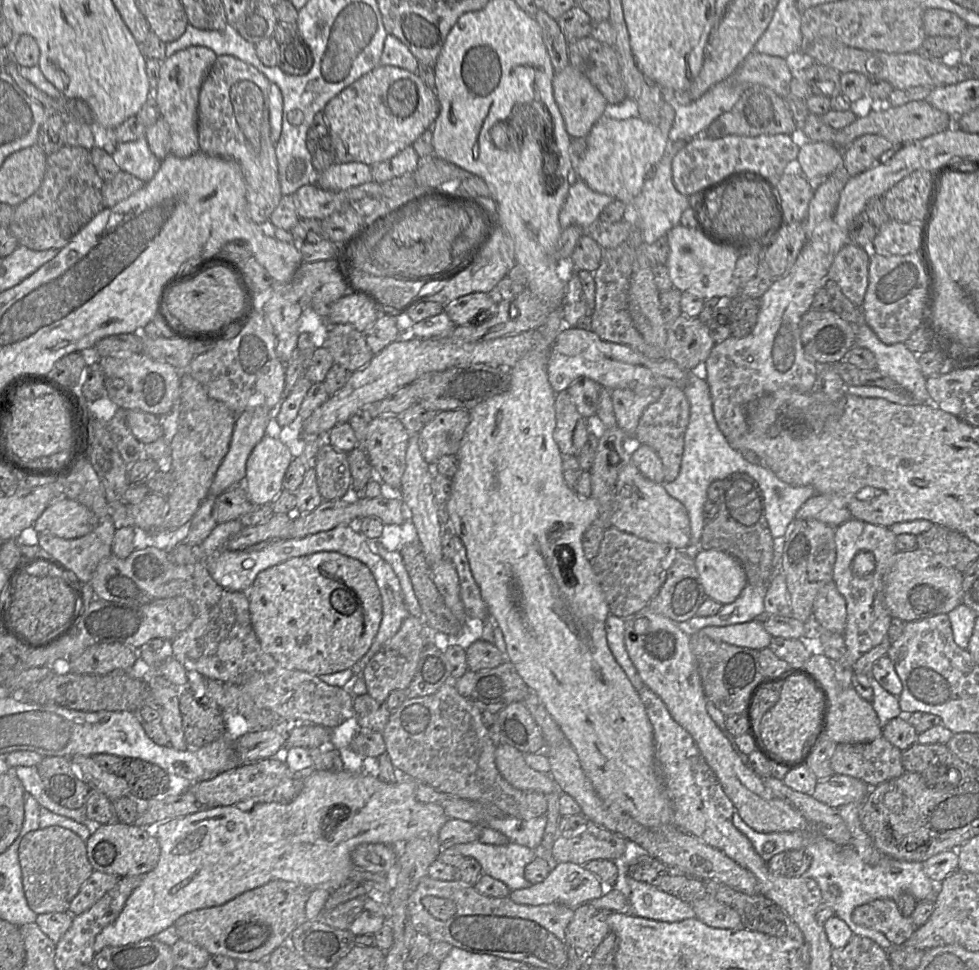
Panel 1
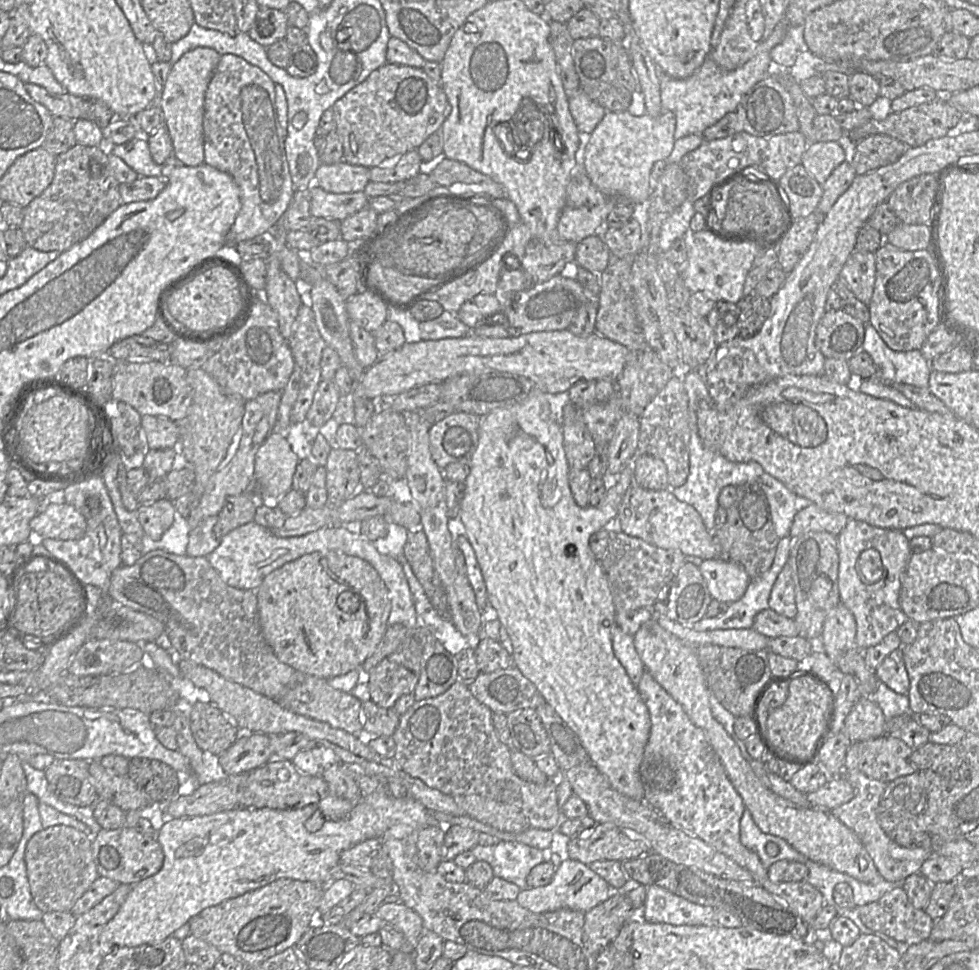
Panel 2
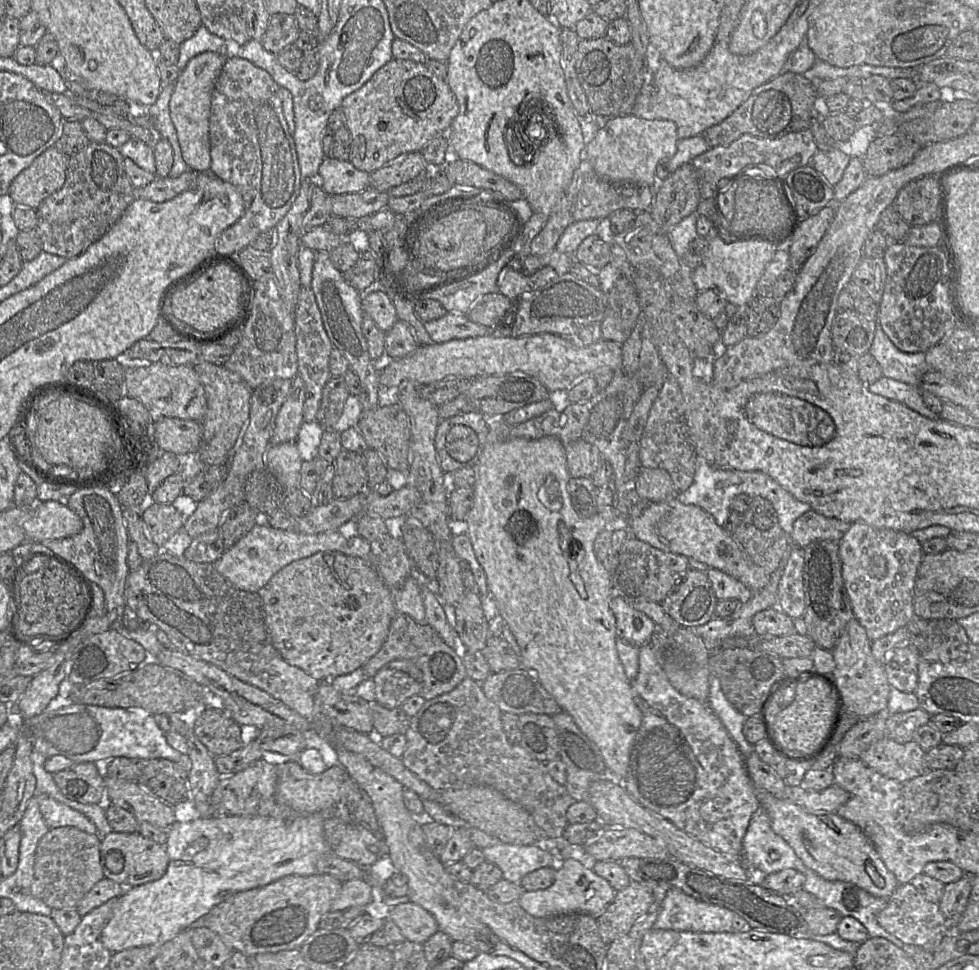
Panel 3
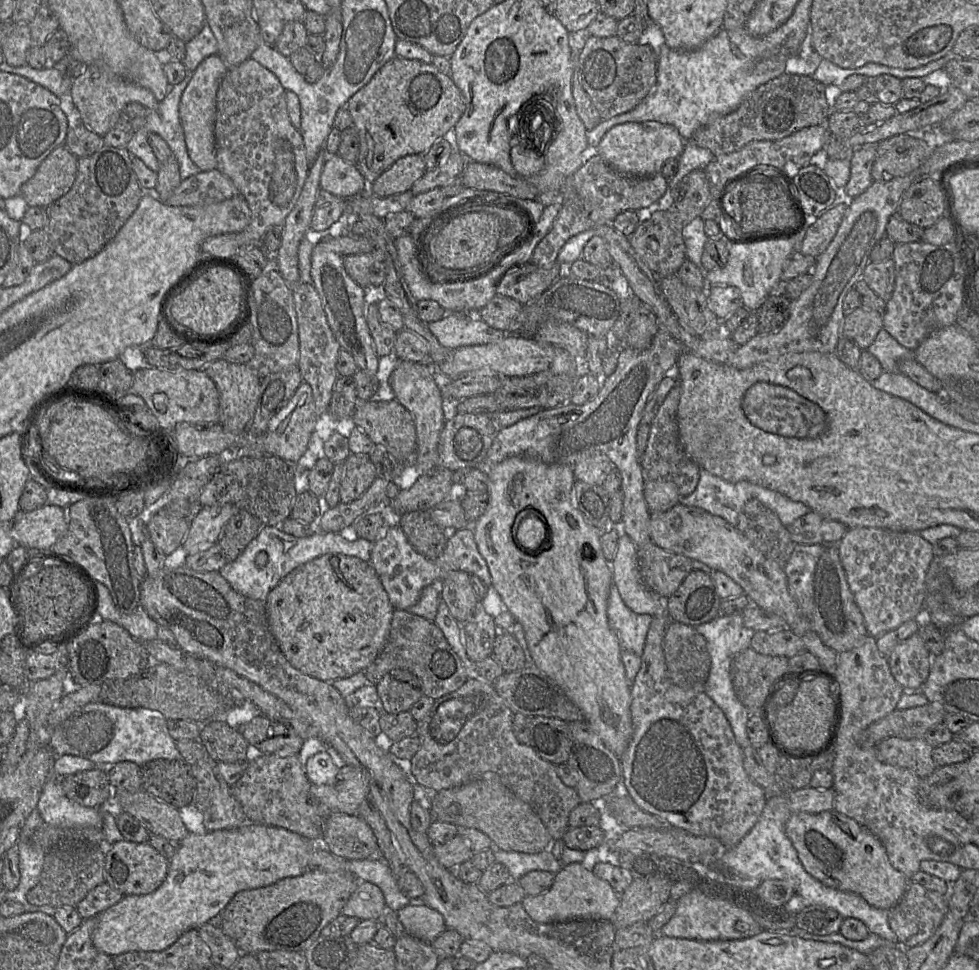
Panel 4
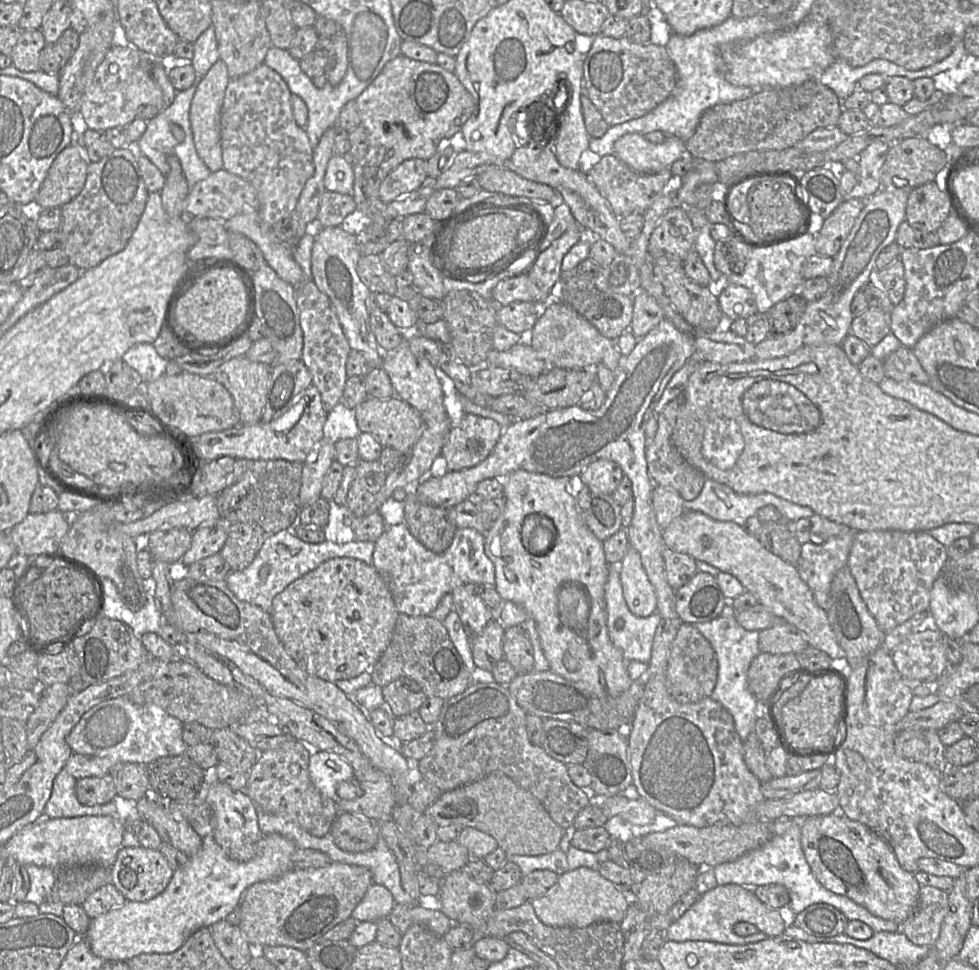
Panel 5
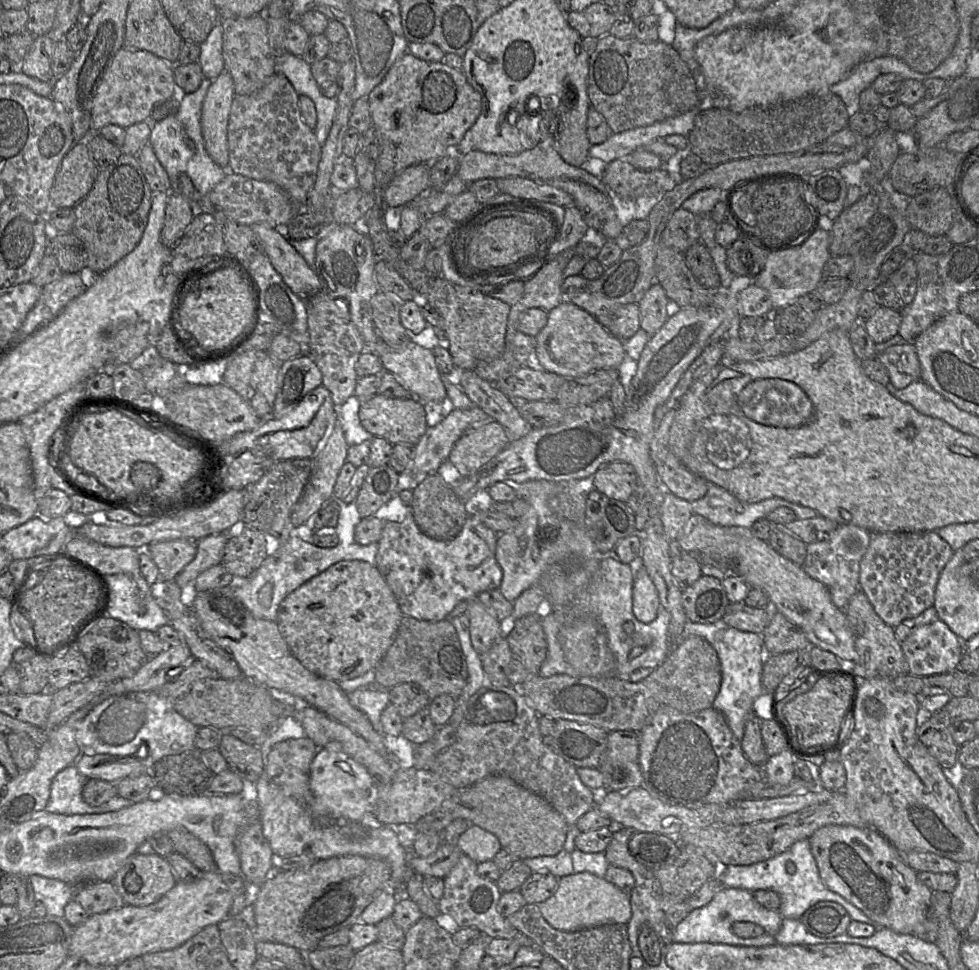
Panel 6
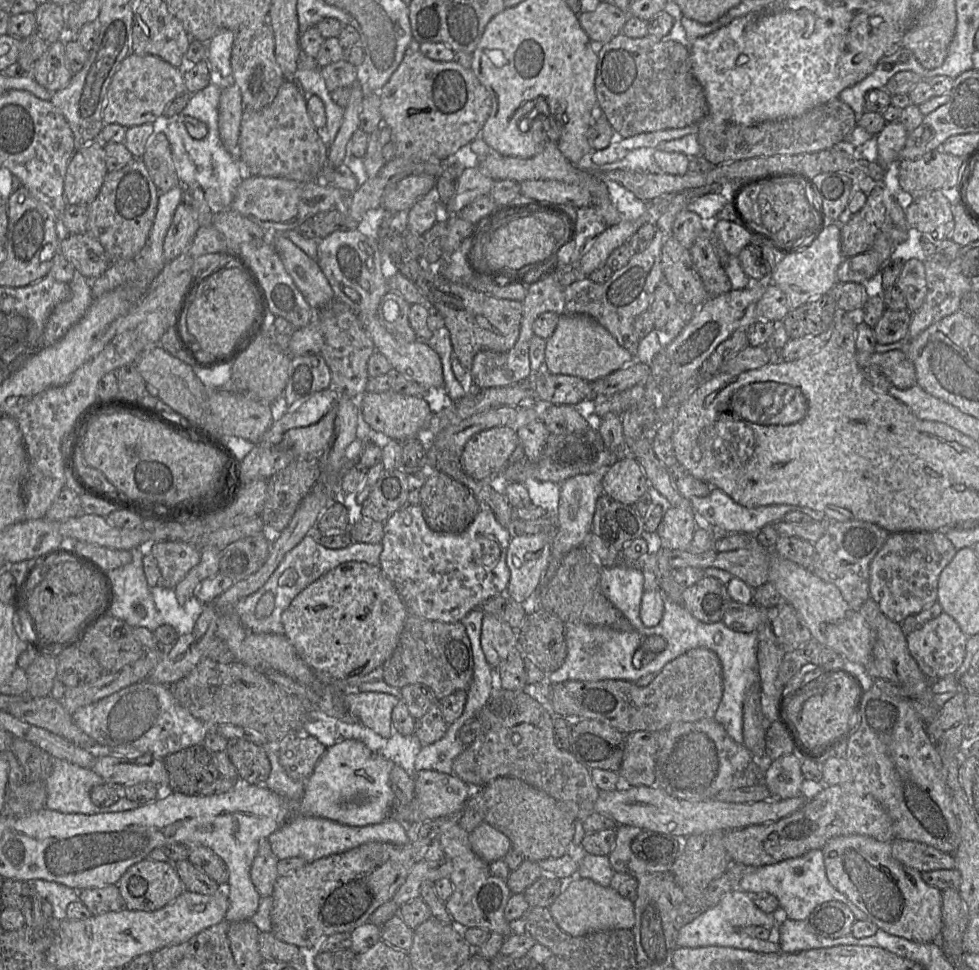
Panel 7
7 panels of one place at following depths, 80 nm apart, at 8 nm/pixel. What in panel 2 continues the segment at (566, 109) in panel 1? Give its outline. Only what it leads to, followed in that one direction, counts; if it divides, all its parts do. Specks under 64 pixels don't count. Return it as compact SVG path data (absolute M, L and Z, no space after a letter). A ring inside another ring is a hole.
M579 90L568 97L569 110L579 133L591 134L605 115L606 110L591 100L583 91Z

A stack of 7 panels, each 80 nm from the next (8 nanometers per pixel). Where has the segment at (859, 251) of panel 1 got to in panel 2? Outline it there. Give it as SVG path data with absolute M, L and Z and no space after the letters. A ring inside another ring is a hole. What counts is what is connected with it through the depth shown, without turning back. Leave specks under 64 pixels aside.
M855 250L844 264L839 281L844 281L857 299L868 305L871 301L876 279L874 253Z

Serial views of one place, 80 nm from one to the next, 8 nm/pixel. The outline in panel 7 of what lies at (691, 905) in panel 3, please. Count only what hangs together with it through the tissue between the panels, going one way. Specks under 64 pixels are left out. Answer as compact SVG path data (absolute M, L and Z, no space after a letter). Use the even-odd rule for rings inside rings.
M736 889L727 893L718 904L708 908L693 921L683 926L678 933L676 944L678 947L684 948L721 946L758 953L777 953L781 951L778 943L752 938L744 933L744 928L761 926L766 929L772 929L778 926L779 918L779 913L771 914L761 911L755 905L753 895Z

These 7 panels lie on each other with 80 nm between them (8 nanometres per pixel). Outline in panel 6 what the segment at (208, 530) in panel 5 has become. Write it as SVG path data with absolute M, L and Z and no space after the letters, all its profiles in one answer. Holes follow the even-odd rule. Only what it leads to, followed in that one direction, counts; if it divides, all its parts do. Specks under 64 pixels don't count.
M229 533L208 535L196 541L195 558L175 578L181 588L191 588L193 581L208 568L221 563Z

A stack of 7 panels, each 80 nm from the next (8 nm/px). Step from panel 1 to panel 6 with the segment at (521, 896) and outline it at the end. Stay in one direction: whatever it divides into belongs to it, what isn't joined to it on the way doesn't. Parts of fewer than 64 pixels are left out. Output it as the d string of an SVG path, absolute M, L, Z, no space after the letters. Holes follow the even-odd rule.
M589 872L573 873L560 878L556 892L537 906L553 928L564 932L605 924L627 924L632 916L629 895L604 878Z

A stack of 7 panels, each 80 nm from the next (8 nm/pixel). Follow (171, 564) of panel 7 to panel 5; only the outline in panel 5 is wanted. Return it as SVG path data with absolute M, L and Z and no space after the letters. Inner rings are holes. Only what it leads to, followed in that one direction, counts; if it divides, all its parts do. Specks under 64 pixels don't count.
M185 528L158 530L146 537L146 549L153 559L169 564L181 561L190 548L192 531Z

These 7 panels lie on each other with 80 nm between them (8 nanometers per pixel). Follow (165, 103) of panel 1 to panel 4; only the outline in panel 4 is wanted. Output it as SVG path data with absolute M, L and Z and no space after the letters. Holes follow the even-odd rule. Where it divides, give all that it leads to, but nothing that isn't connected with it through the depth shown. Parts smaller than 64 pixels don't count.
M218 54L204 59L193 72L191 79L182 93L179 104L179 116L183 127L188 155L201 171L217 169L215 149L216 96L228 67Z

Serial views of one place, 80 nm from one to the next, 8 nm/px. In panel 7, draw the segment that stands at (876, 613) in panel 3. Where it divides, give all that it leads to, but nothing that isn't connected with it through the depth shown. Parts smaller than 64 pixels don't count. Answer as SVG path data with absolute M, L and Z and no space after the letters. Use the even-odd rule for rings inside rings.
M943 531L890 533L886 542L872 559L869 567L869 593L881 612L890 620L901 623L909 615L922 611L937 601L937 585L941 571L956 553Z

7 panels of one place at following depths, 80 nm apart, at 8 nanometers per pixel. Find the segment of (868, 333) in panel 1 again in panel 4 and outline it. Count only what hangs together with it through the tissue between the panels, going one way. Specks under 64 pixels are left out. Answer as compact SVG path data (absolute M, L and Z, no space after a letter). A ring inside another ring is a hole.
M882 329L867 349L880 363L884 372L899 373L899 363L913 359L914 351L900 345L886 330Z

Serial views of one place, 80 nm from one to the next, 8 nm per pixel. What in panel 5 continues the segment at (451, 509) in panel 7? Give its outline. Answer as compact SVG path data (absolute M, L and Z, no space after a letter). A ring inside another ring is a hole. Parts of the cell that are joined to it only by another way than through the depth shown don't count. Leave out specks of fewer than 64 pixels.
M414 492L404 501L404 513L409 531L428 550L440 554L451 545L458 528L448 519L447 509L421 503Z

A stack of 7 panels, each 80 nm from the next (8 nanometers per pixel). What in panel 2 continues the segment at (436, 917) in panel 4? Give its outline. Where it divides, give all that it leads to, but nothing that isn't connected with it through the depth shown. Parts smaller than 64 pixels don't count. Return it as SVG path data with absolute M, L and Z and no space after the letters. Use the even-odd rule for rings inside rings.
M383 902L375 914L385 922L393 924L408 943L414 943L425 932L420 915L401 902Z

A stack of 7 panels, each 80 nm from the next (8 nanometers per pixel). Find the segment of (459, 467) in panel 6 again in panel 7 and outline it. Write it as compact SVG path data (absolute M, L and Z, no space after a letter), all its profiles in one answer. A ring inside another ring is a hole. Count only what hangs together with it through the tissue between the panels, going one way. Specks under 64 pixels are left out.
M497 426L483 430L463 445L462 468L477 480L499 479L519 443L517 432L512 427Z

